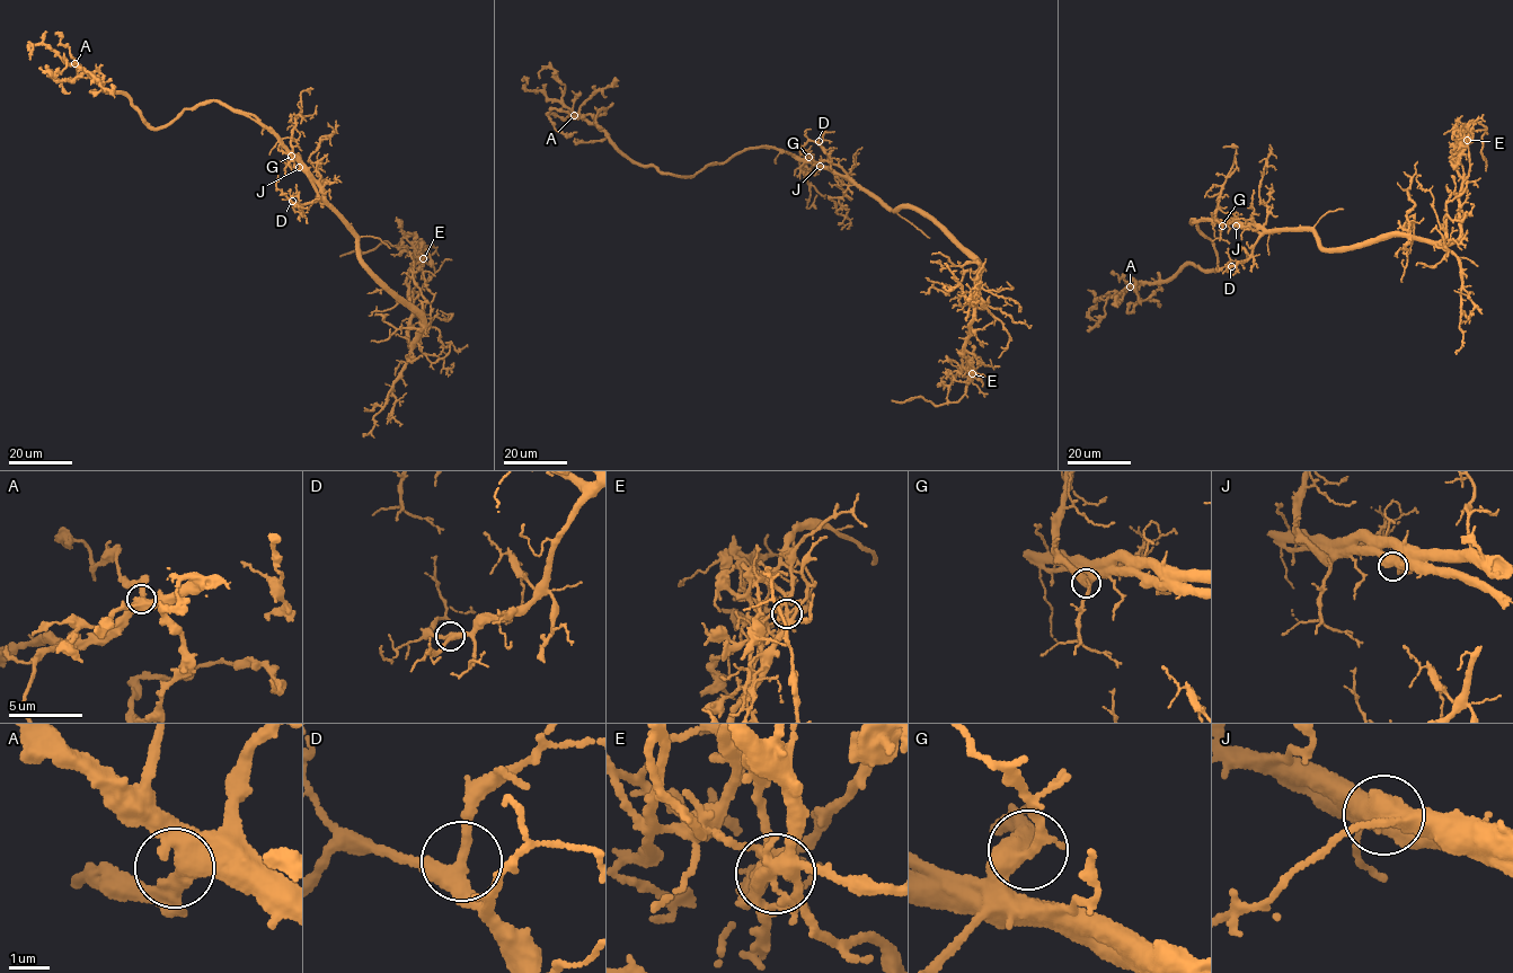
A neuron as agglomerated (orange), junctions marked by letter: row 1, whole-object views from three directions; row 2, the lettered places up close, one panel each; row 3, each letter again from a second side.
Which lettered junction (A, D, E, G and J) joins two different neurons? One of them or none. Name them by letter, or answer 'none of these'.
E

